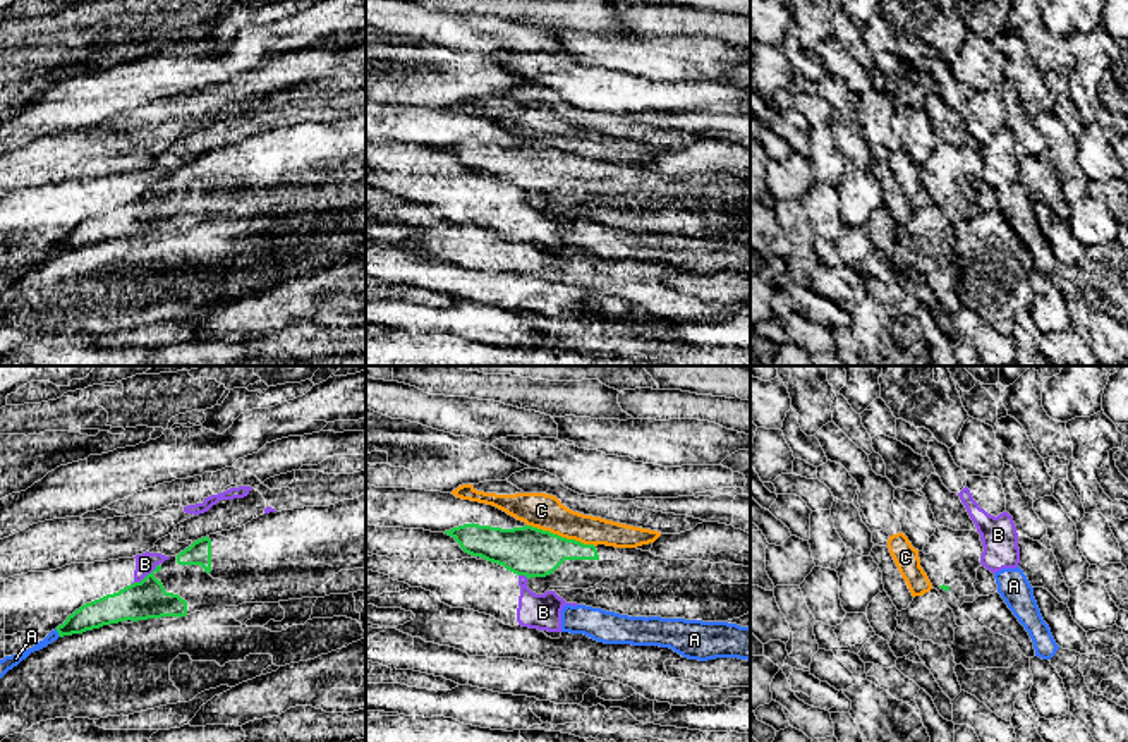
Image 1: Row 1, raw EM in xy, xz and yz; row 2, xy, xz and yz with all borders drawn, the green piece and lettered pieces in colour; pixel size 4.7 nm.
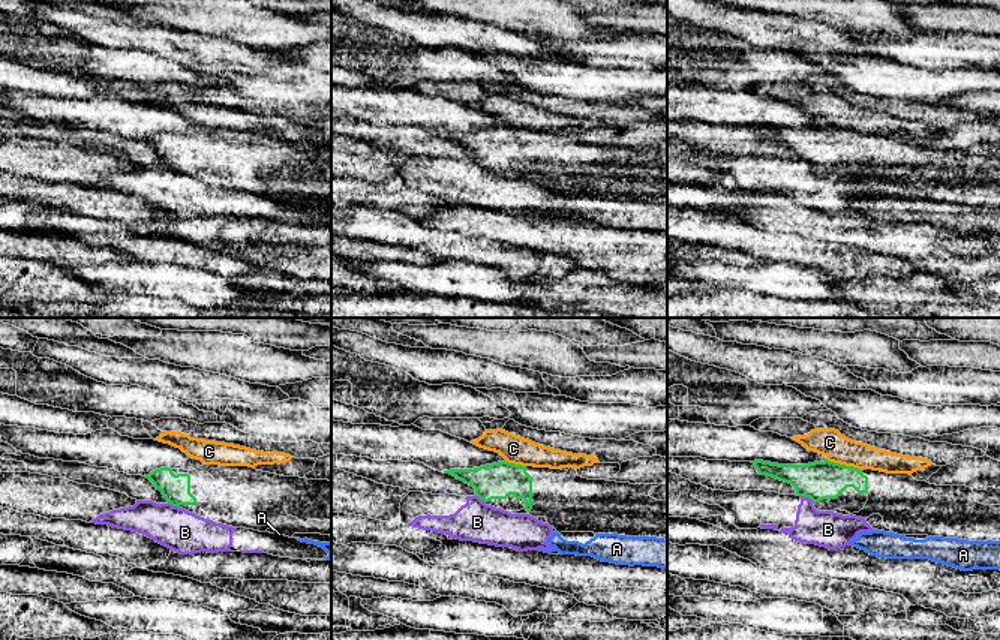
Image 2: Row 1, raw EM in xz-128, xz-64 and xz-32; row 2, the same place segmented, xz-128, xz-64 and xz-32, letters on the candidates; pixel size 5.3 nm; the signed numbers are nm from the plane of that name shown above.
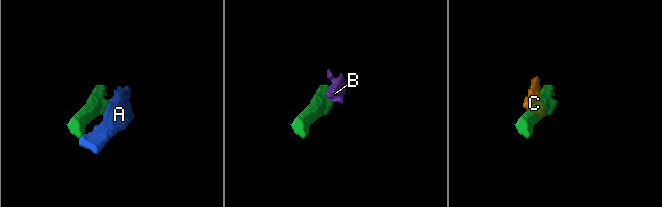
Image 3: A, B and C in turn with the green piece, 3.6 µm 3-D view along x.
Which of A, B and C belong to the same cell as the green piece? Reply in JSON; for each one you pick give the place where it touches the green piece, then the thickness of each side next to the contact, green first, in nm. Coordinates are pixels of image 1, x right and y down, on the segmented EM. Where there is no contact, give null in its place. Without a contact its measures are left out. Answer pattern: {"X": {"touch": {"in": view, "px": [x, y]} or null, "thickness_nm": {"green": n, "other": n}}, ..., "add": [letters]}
{"add": []}

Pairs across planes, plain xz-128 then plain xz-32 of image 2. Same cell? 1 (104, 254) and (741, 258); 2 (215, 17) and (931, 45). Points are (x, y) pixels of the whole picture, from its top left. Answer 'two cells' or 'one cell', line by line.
1: one cell
2: two cells

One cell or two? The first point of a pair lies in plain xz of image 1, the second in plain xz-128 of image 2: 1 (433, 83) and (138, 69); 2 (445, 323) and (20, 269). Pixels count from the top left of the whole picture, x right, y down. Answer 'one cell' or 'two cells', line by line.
1: one cell
2: two cells

